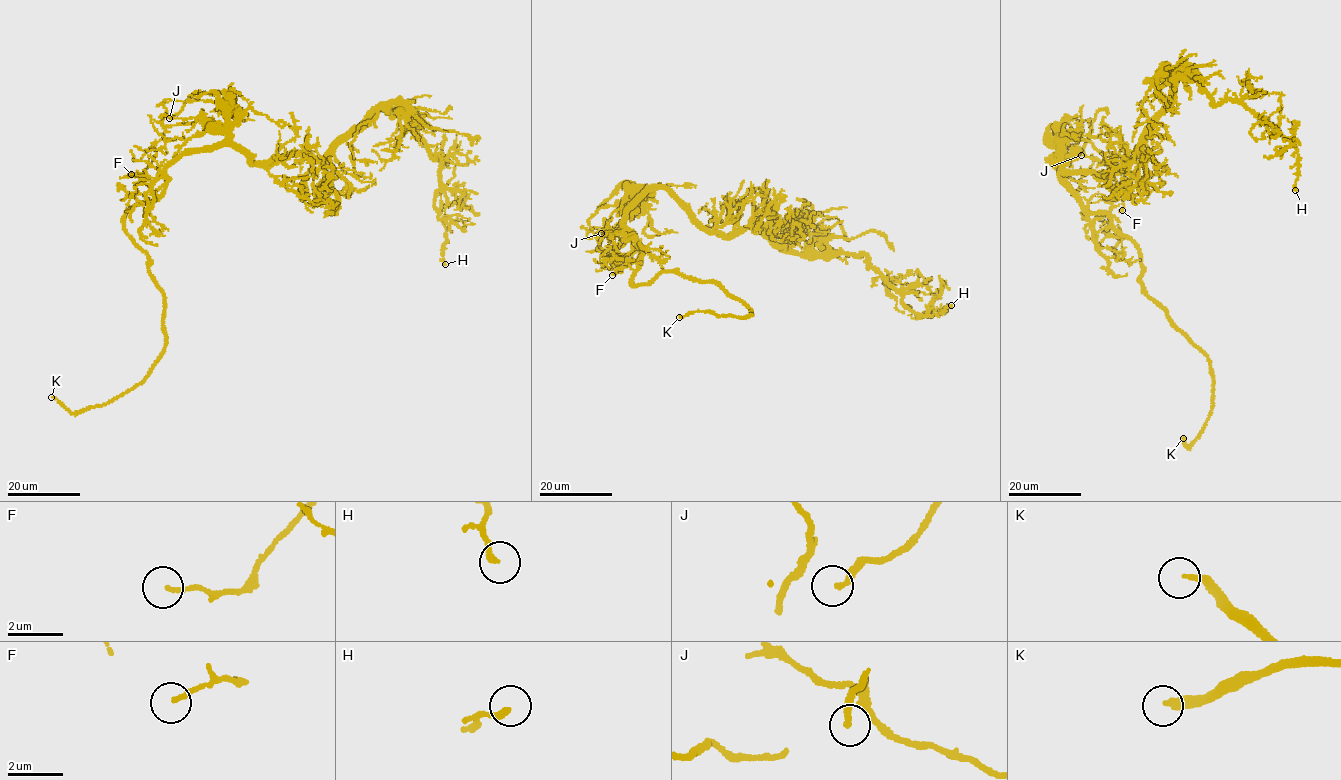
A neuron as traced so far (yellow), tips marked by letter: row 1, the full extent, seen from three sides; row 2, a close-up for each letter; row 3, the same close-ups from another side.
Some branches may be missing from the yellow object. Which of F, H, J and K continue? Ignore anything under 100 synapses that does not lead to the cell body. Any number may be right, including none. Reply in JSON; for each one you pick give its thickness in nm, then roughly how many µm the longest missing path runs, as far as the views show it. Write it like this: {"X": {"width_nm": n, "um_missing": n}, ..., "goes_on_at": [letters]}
{"K": {"width_nm": 240, "um_missing": 40}, "goes_on_at": ["K"]}

